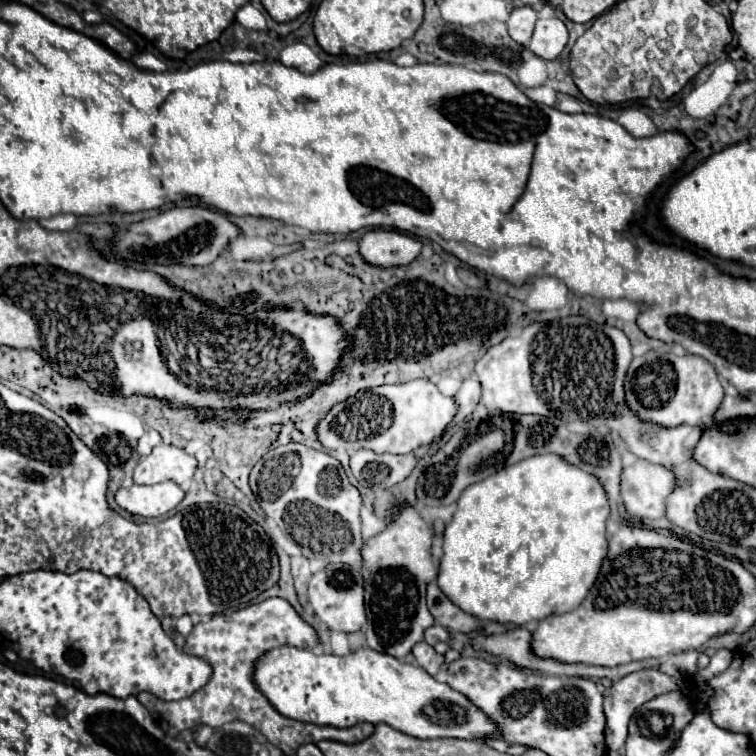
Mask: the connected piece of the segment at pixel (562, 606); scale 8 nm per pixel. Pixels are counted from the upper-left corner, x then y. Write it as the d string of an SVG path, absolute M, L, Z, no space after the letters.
M553 453L527 457L525 461L519 461L519 463L511 465L511 467L505 467L505 469L489 475L487 479L483 479L479 483L469 485L465 489L465 493L459 497L453 521L445 529L443 559L441 559L441 565L439 565L437 583L439 583L441 591L457 607L461 607L465 613L471 613L471 615L475 615L479 619L485 619L485 621L525 625L525 623L529 623L533 619L541 621L541 619L545 619L549 615L561 615L561 613L573 611L577 605L581 605L581 601L585 599L585 595L593 587L593 581L597 581L597 573L601 569L601 561L605 561L605 553L607 553L605 525L607 525L607 519L609 519L609 511L611 509L609 509L607 493L605 493L603 485L597 481L597 477L593 477L591 473L585 473L583 469L577 469L575 465L569 465L563 457L557 457Z

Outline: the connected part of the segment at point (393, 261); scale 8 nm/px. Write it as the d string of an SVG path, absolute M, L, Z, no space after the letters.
M385 229L367 231L359 243L363 259L379 267L409 265L421 253L421 247L423 243L419 239Z

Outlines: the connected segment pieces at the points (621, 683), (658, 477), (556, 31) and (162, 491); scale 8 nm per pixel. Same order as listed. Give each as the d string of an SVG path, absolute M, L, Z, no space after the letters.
M641 669L641 671L629 673L627 677L615 681L605 691L605 701L603 701L603 711L605 711L605 717L607 717L607 729L605 729L605 743L607 743L607 747L611 751L621 751L621 747L625 745L625 739L627 739L627 723L629 723L631 715L635 713L635 709L641 707L643 703L651 701L657 695L663 695L663 693L679 689L681 685L683 685L681 679L671 677L667 673L661 673L657 669Z
M639 459L623 471L621 499L629 515L639 519L661 519L665 515L665 501L675 487L677 481L671 469Z
M539 19L529 49L541 59L557 59L567 45L567 27L561 19Z
M165 481L157 485L131 485L127 489L119 489L115 499L117 505L131 515L161 517L185 499L185 491L175 481Z

